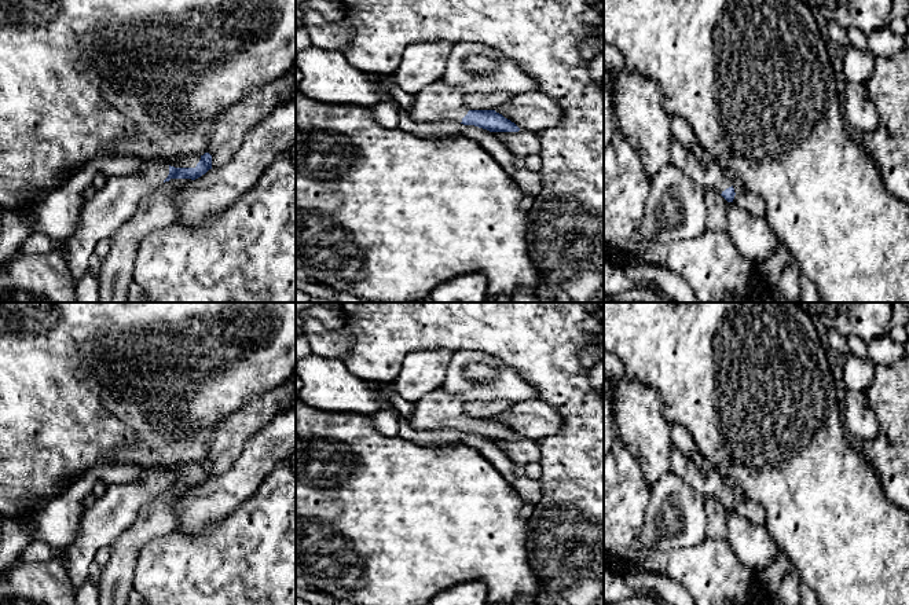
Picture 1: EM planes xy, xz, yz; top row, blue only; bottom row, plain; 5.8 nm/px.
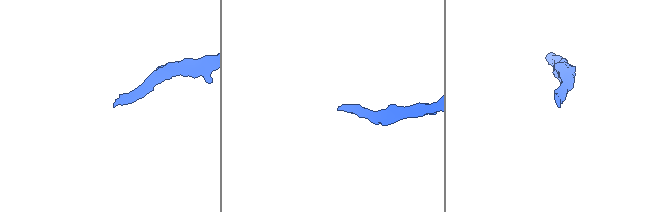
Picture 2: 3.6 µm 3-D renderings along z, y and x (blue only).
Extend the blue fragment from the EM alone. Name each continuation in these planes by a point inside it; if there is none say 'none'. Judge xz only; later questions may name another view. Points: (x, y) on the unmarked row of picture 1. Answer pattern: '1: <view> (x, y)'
1: xz (437, 410)

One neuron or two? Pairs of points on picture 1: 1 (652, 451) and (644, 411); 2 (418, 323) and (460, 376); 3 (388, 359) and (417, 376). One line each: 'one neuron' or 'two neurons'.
1: one neuron
2: two neurons
3: two neurons

